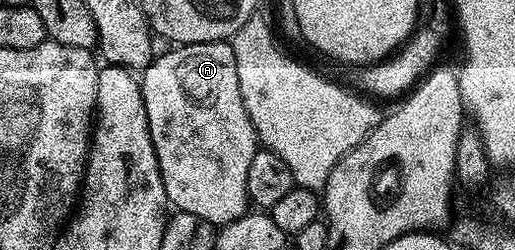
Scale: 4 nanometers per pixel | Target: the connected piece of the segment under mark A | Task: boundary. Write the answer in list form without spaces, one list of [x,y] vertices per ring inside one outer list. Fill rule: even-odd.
[[[217,40],[207,44],[183,44],[171,47],[169,50],[171,52],[166,52],[163,56],[161,54],[155,55],[140,76],[144,110],[148,114],[148,130],[152,138],[152,146],[156,150],[156,162],[160,170],[160,178],[164,182],[164,194],[171,209],[192,214],[206,226],[223,226],[236,221],[246,214],[251,207],[248,198],[248,166],[252,166],[252,158],[260,150],[258,135],[254,133],[254,127],[248,118],[248,110],[244,106],[244,98],[240,94],[240,78],[236,74],[234,46],[233,43]]]

